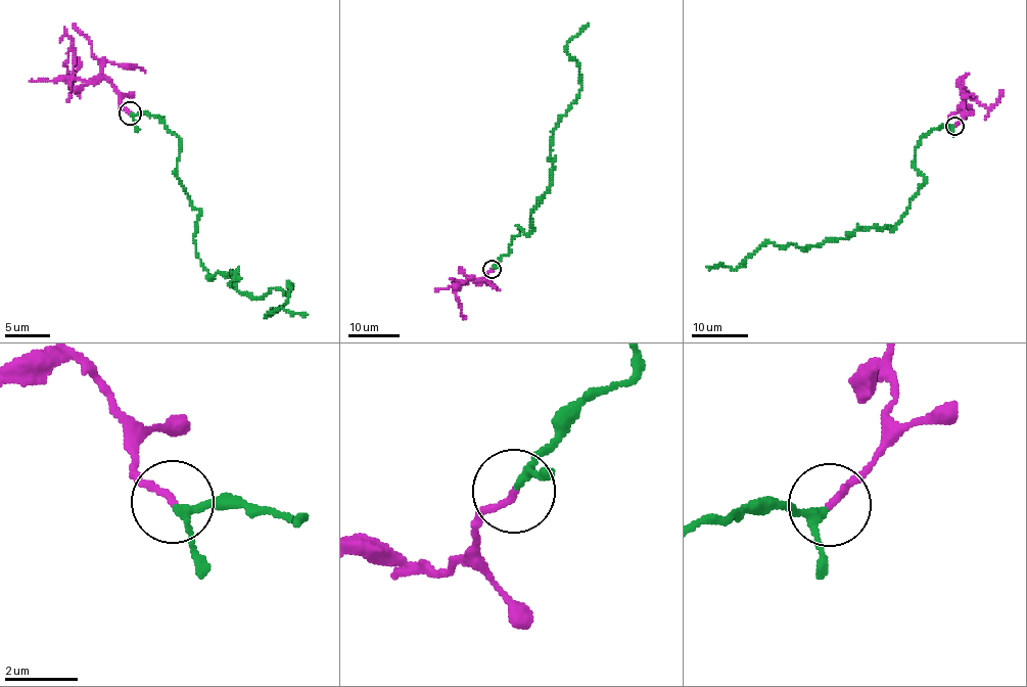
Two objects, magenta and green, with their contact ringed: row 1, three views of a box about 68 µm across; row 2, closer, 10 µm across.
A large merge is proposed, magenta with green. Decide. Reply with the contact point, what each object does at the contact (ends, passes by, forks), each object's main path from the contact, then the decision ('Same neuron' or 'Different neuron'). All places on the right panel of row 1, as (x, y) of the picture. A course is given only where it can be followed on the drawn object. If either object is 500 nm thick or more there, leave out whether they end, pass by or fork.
Place: (954, 126). At the ring magenta ends. At the ring green passes by. Course of magenta: (953, 126), (962, 118), (960, 106), (966, 90), (988, 109), (1001, 89). Course of green: (953, 126), (919, 142), (925, 182), (895, 227), (802, 248), (766, 241), (737, 269), (707, 267). Different neuron

